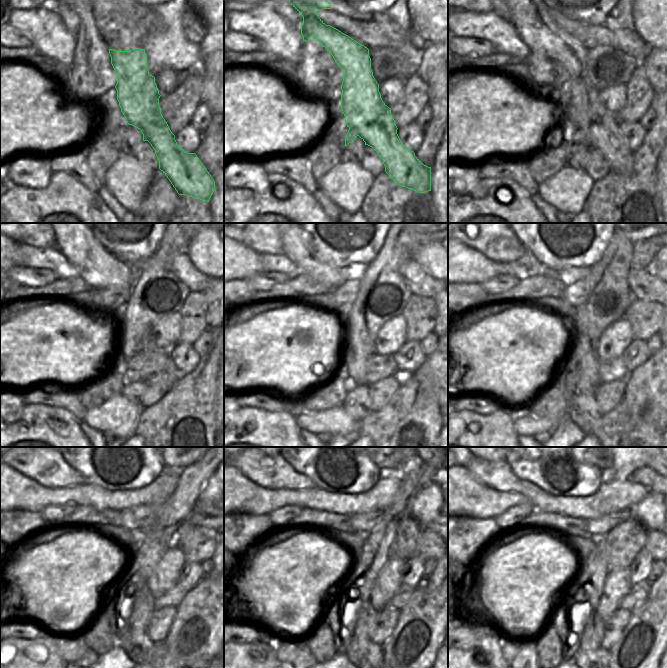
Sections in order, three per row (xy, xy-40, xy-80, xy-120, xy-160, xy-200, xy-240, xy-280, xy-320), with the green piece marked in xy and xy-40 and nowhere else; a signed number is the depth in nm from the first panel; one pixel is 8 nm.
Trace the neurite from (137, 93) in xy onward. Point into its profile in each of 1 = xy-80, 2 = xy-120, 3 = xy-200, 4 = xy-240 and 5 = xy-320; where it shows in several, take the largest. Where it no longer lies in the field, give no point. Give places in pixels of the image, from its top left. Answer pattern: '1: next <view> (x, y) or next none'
1: next xy-80 (593, 124)
2: next xy-120 (99, 269)
3: next xy-200 (614, 370)
4: next xy-240 (172, 598)
5: next xy-320 (623, 604)

